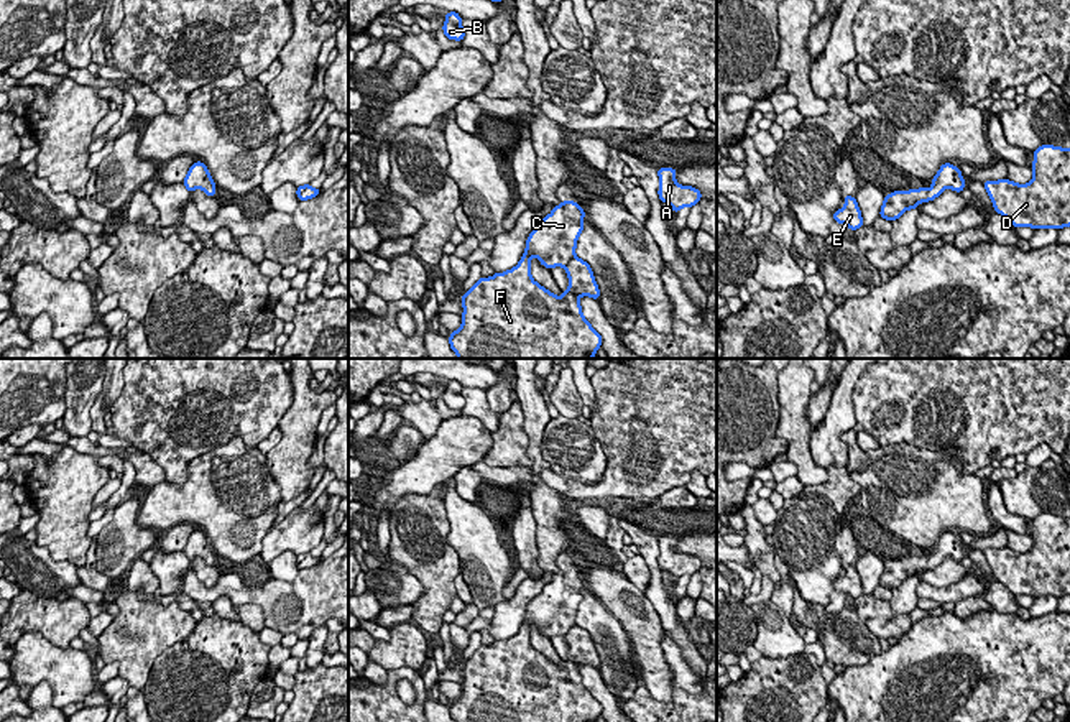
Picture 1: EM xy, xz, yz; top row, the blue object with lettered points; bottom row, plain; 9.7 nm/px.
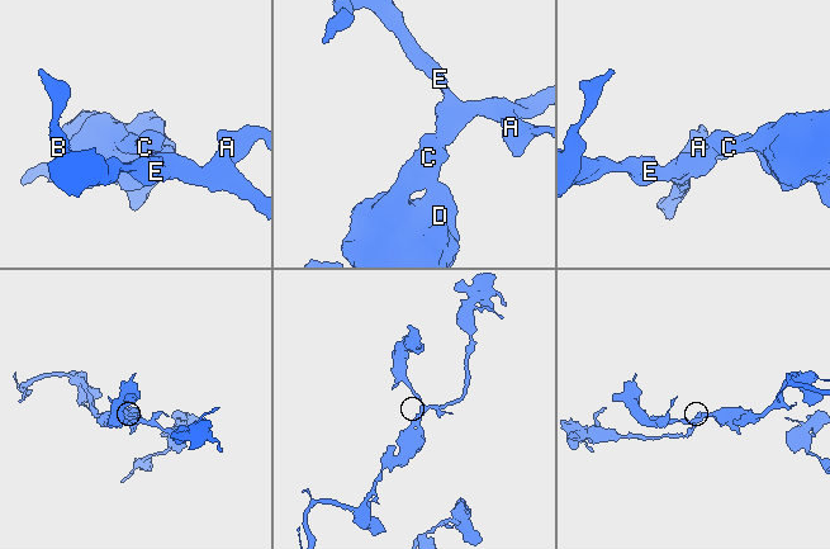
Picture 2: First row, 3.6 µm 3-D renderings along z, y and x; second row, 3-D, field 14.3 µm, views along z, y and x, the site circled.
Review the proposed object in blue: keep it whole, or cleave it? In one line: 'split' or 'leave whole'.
leave whole

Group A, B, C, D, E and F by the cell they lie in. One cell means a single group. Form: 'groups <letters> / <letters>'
groups A B C D E F

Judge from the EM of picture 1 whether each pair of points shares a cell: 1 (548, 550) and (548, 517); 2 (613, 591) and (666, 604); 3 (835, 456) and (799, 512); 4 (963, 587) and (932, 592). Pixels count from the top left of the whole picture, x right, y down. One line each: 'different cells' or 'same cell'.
1: same cell
2: different cells
3: different cells
4: same cell

